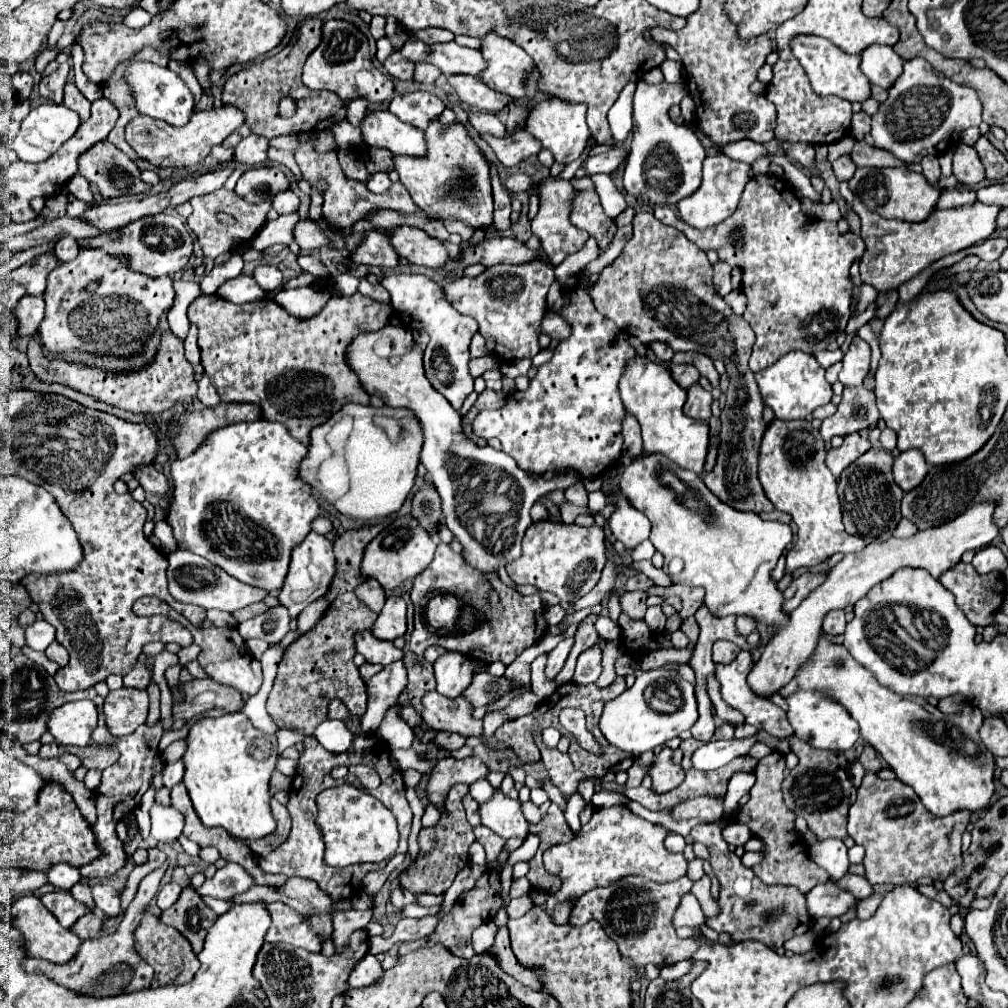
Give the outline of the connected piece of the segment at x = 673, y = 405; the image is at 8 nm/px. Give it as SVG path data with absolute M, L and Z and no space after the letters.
M636 357L628 365L628 371L620 379L620 395L626 411L632 417L636 417L642 427L644 451L660 453L670 461L674 461L678 467L694 471L696 475L702 477L708 453L708 423L684 415L682 407L686 403L686 391L680 385L676 385L672 375L668 373L668 367L656 365L652 361L638 367L636 361L648 361L648 359Z

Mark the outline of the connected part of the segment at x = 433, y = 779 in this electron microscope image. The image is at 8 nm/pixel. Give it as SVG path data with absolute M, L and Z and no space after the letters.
M444 757L438 761L434 771L428 777L426 785L426 801L436 805L440 813L444 813L446 795L456 783L472 785L478 779L484 779L490 773L490 769L478 759L478 757L466 757L466 759L454 759Z

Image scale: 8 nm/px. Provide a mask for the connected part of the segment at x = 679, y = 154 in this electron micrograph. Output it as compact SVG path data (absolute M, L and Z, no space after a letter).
M640 81L636 85L632 145L624 171L624 189L634 197L648 197L650 203L656 205L676 205L676 201L692 195L700 187L706 149L688 125L674 125L666 115L672 106L680 104L687 91L684 83L672 85L664 81L660 85L650 85L646 81Z

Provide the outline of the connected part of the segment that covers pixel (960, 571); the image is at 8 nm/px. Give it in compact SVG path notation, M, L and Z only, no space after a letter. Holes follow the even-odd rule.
M962 561L940 577L940 583L954 593L956 605L964 611L964 615L974 625L982 627L994 623L992 613L1004 601L1004 583L1000 581L1000 573L981 575L971 564ZM992 585L998 585L998 589L992 589Z

